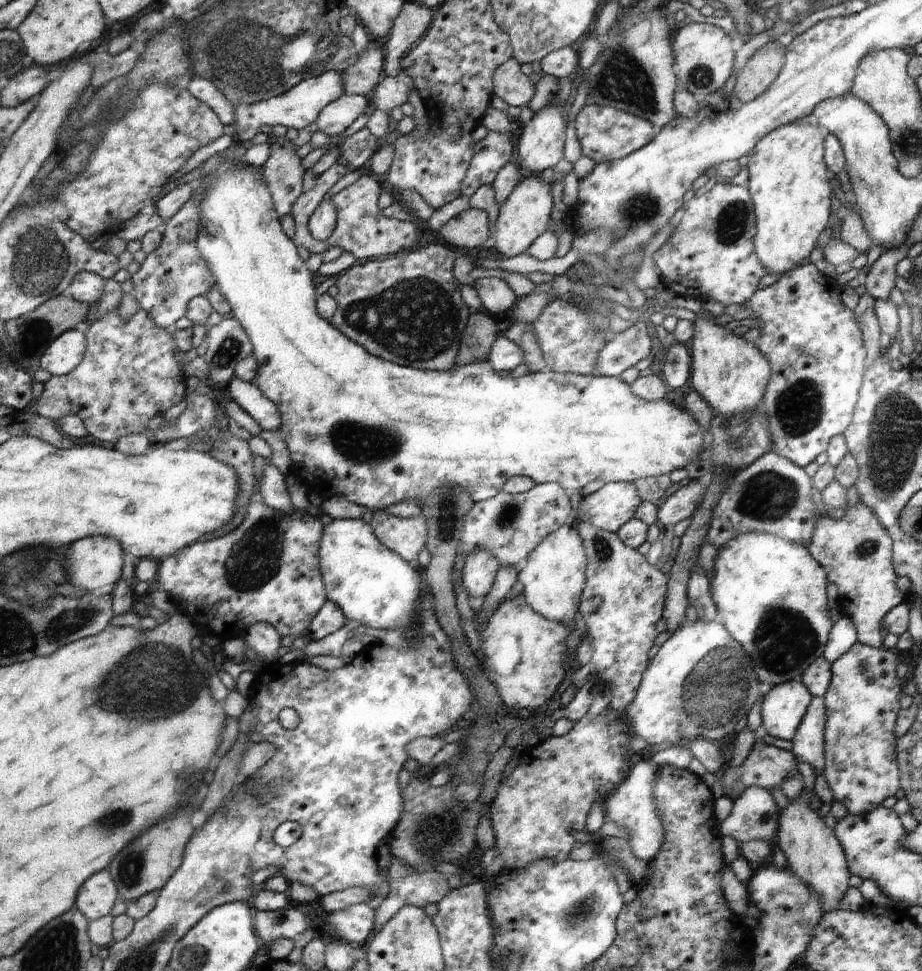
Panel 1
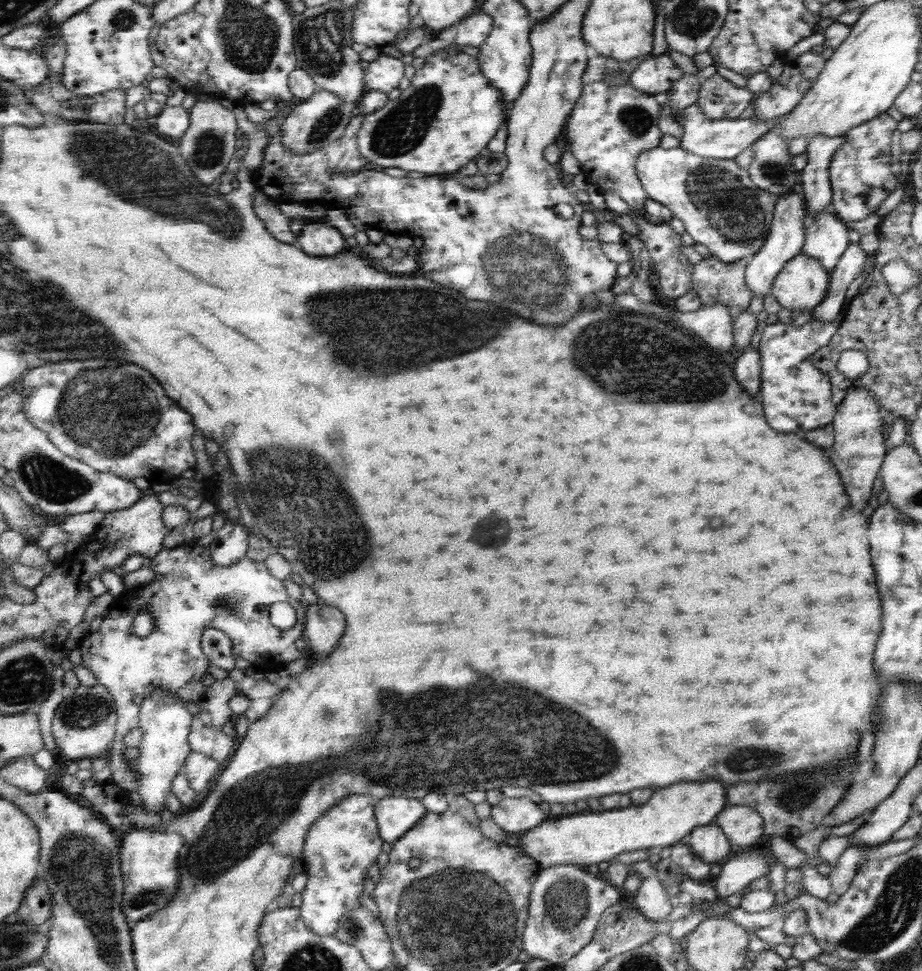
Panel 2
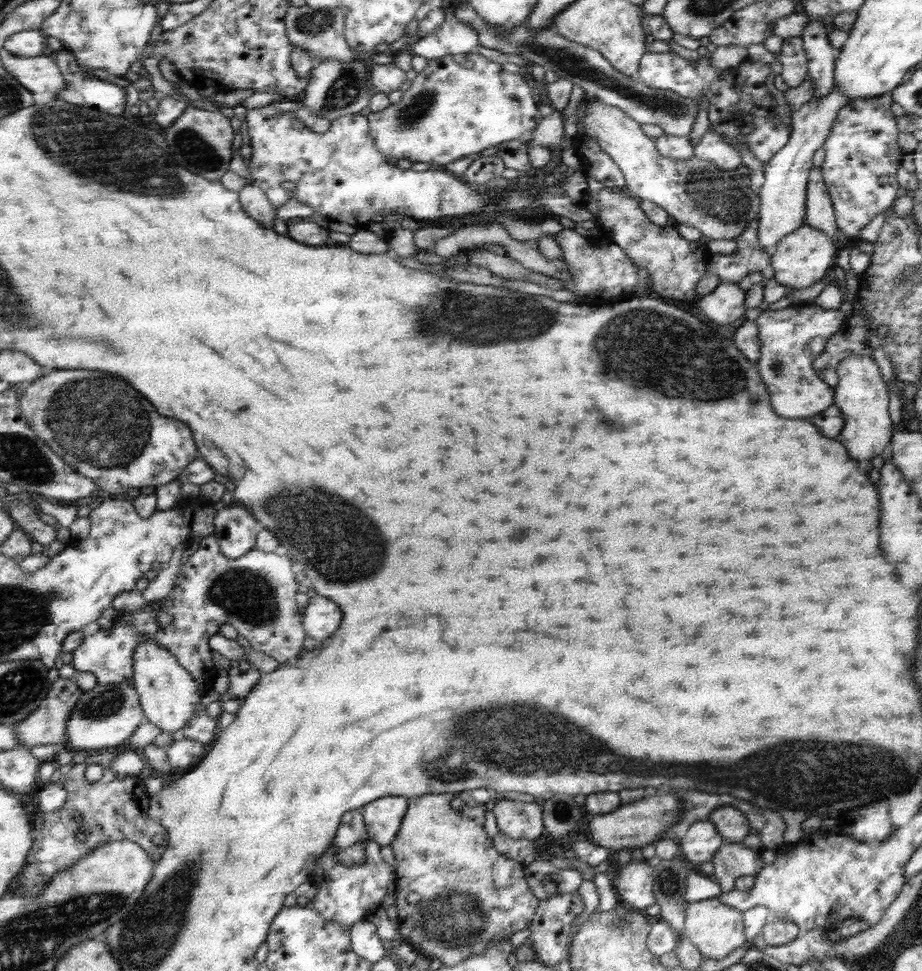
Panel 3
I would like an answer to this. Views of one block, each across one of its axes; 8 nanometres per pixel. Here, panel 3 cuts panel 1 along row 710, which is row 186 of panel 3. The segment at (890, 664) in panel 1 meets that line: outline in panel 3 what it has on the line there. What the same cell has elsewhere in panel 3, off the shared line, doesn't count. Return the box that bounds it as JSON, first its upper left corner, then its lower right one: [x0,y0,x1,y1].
[821,92,905,238]

